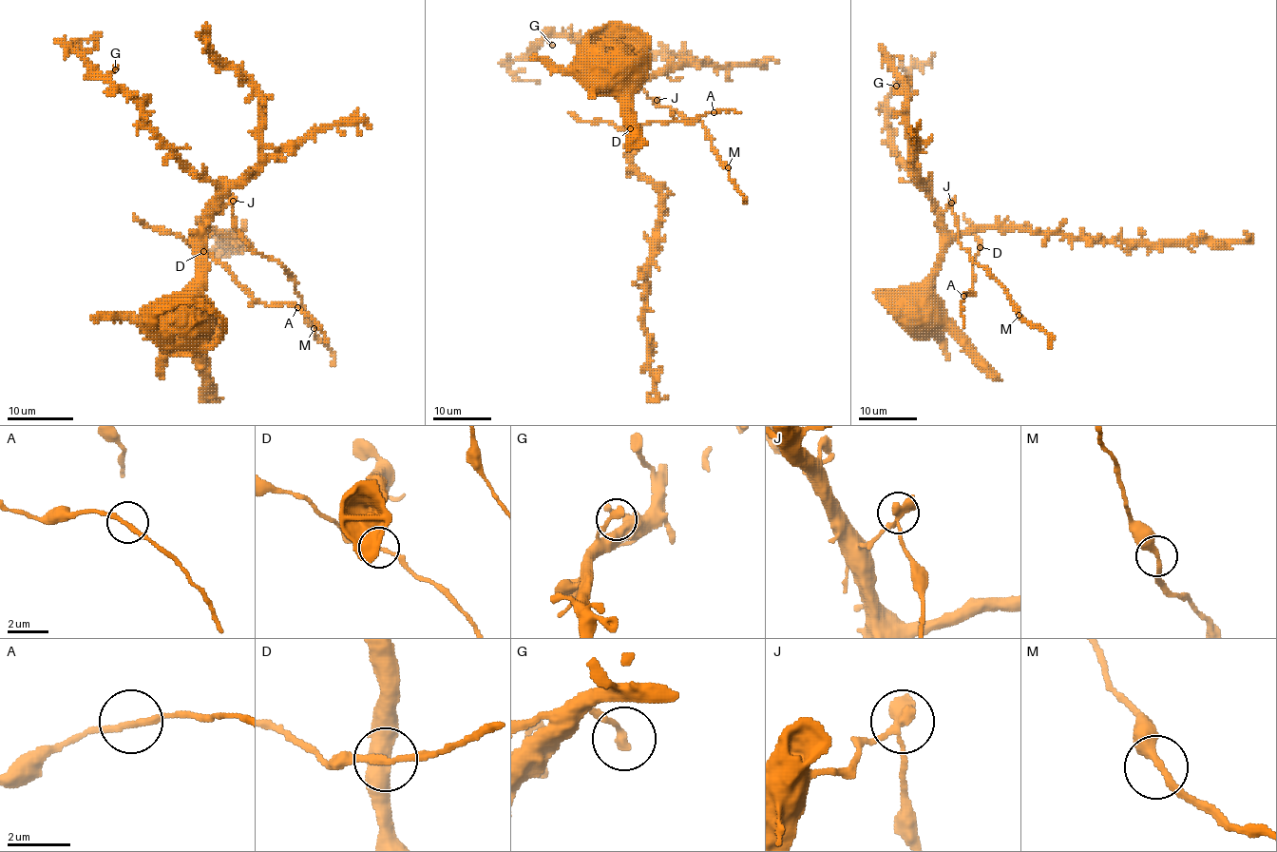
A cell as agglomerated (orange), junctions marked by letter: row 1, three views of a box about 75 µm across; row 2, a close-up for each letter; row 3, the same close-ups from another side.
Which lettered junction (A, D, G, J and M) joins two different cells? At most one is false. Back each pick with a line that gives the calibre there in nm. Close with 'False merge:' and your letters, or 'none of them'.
False merge: none of them

